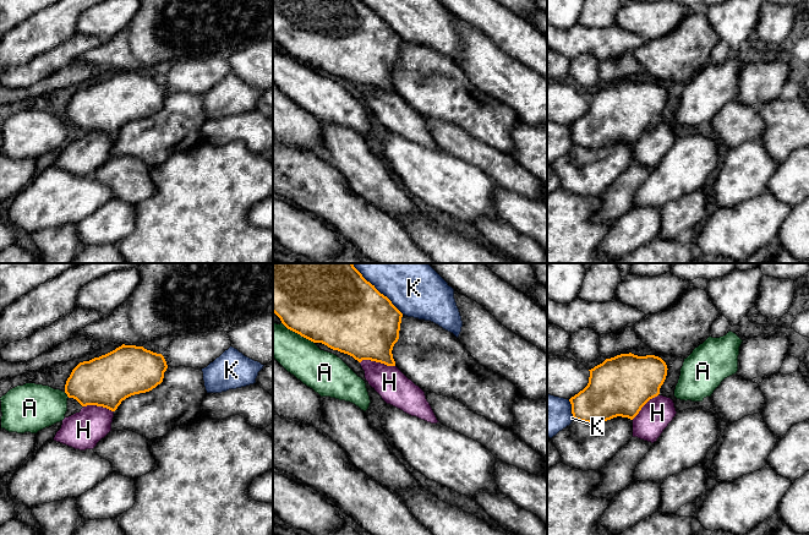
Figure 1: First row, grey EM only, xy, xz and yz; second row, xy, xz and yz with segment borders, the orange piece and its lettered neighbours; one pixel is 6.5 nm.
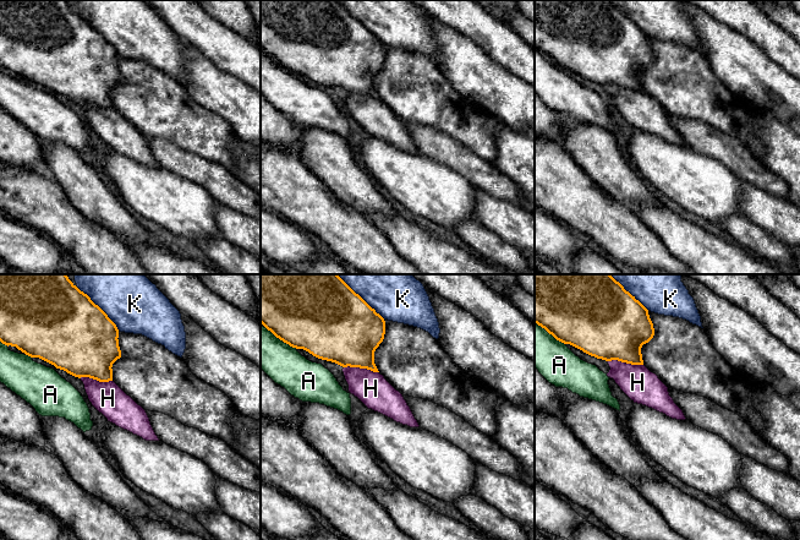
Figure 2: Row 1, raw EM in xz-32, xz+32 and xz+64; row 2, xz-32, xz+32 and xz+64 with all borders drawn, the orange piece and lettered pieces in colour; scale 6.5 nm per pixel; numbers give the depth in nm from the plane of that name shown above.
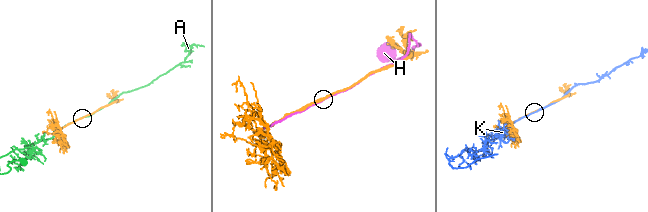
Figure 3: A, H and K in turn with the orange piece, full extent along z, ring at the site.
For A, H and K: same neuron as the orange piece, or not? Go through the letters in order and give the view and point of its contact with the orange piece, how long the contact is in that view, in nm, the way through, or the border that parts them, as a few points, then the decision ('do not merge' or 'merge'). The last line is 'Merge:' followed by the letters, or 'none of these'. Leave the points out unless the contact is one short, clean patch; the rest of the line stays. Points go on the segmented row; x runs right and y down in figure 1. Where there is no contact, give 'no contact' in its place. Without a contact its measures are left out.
A: meets orange in xz at (298, 333); contact 260 nm long; do not merge
H: meets orange in xz at (377, 361); contact 240 nm long; merge
K: meets orange in xz at (376, 289); contact 480 nm long; do not merge
Merge: H

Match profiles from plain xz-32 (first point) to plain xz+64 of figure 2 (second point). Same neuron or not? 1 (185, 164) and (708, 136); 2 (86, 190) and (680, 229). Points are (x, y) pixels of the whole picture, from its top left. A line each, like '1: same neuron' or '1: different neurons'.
1: same neuron
2: different neurons

